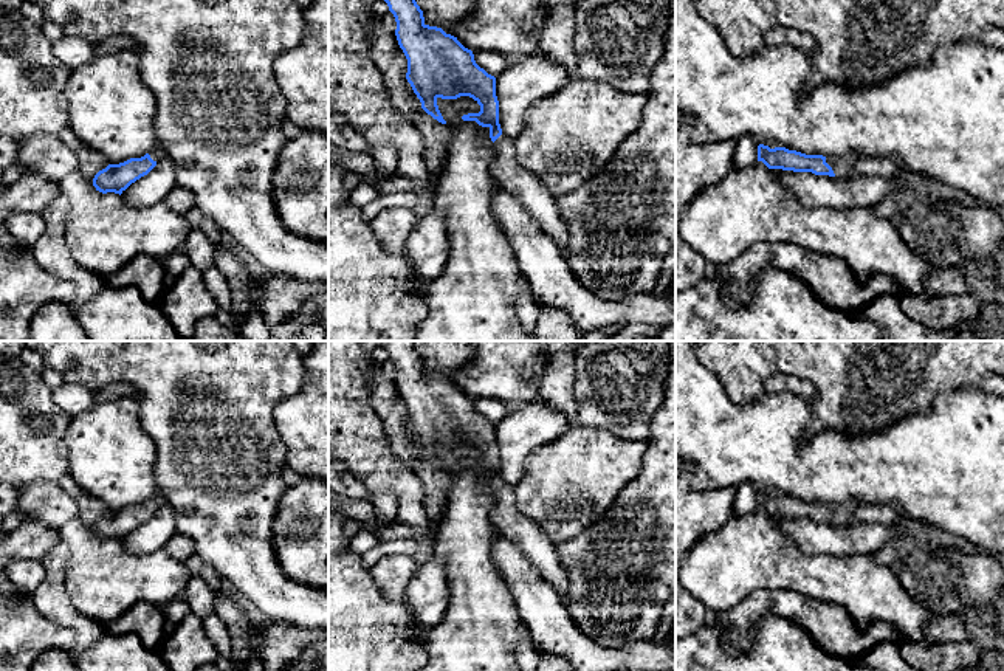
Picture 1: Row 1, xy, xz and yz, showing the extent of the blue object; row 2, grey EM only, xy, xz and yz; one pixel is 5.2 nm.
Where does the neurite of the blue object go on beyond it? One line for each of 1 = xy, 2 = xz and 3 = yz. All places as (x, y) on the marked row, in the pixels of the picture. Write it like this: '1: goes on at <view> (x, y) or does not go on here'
1: goes on at xy (157, 154)
2: goes on at xz (532, 194)
3: goes on at yz (842, 166)

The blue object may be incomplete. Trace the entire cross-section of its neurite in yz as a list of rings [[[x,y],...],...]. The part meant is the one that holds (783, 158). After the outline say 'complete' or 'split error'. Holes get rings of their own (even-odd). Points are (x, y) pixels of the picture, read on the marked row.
[[[758,146],[758,161],[762,161],[768,169],[782,169],[793,172],[812,172],[815,175],[829,175],[837,178],[849,177],[855,161],[855,153],[841,157],[806,155],[786,147],[770,149]]]; split error

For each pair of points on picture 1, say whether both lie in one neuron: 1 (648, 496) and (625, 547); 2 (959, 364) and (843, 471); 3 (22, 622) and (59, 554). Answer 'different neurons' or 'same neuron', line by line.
1: same neuron
2: different neurons
3: different neurons

